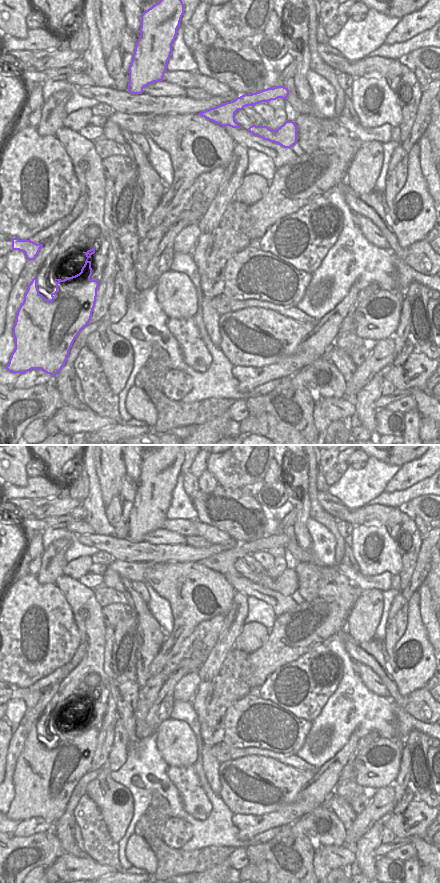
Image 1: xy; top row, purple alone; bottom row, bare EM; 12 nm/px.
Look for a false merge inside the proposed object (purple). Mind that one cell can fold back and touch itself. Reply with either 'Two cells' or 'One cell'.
One cell.

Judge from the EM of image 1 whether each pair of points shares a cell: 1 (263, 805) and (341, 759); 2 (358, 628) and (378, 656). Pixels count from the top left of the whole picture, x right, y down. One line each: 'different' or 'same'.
1: different
2: different

